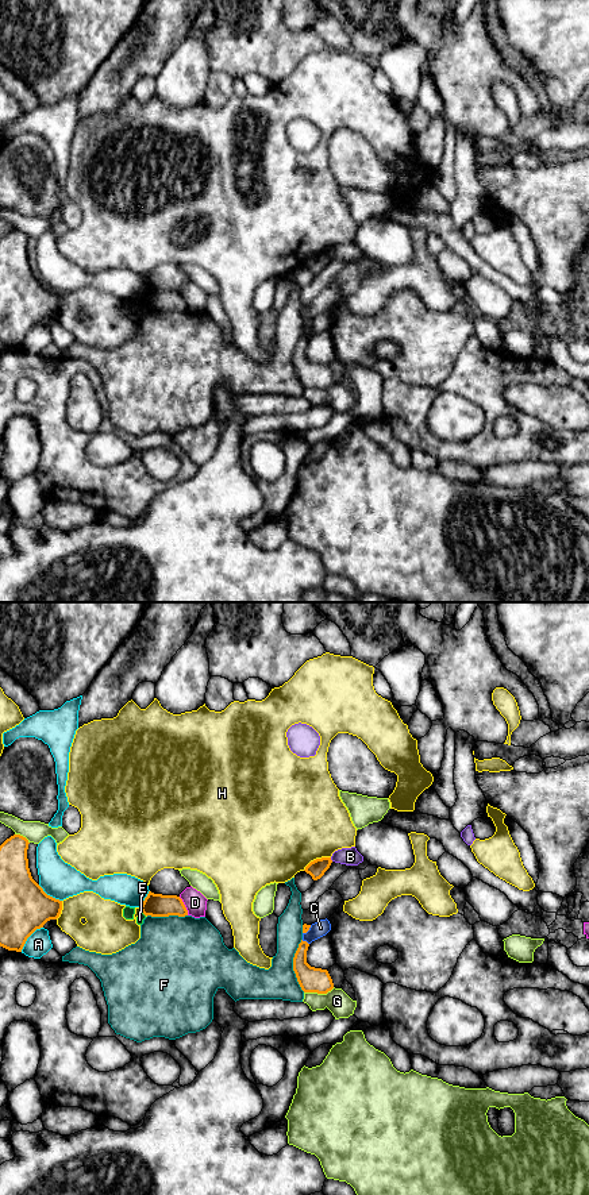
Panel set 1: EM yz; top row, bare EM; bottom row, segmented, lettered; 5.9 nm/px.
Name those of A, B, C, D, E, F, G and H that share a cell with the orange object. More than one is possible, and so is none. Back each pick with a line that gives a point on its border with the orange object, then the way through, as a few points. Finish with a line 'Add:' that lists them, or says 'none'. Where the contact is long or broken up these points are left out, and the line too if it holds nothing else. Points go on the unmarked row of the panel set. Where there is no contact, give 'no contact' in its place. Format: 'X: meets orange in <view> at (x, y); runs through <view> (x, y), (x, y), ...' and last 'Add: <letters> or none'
Add: none

